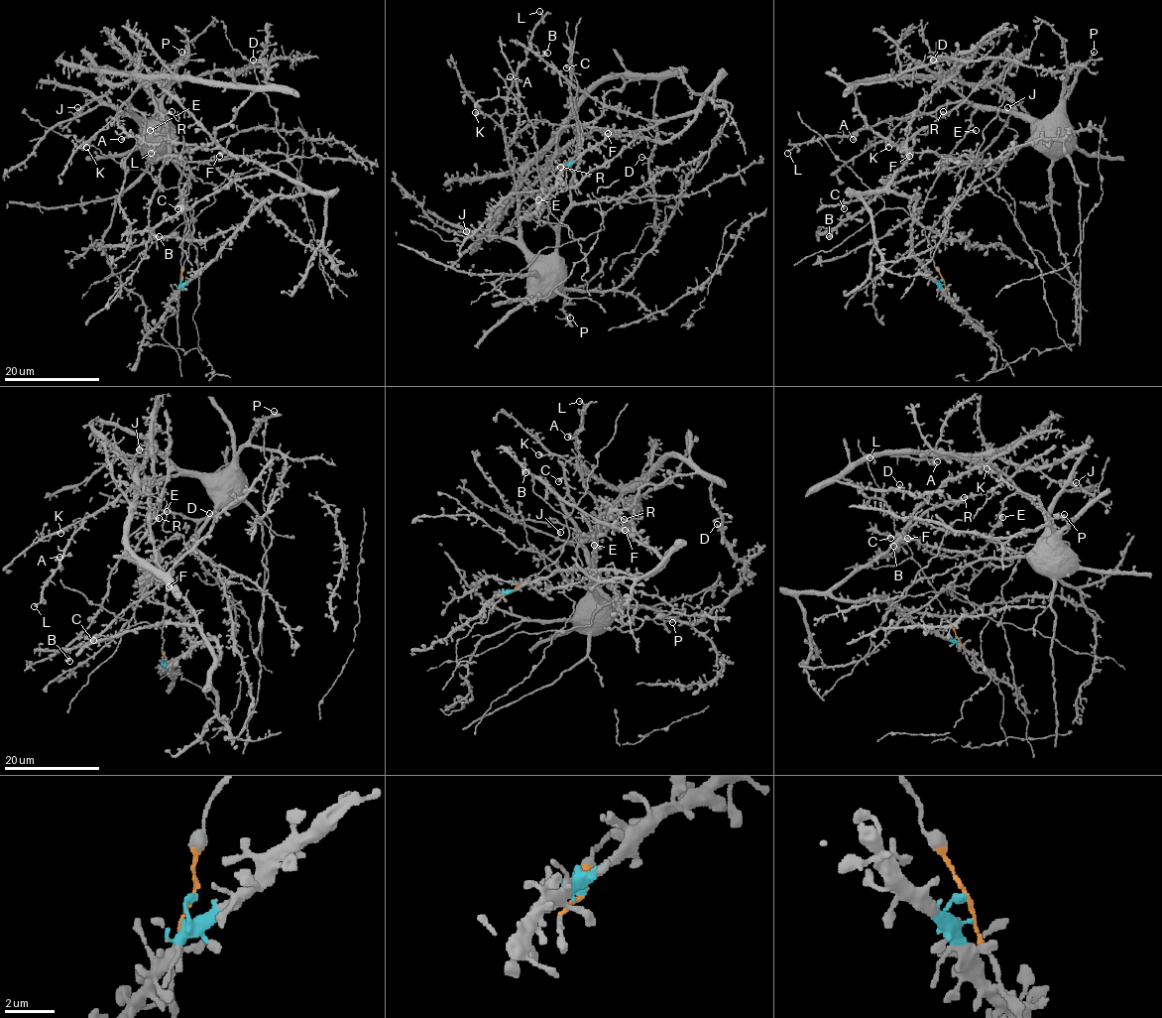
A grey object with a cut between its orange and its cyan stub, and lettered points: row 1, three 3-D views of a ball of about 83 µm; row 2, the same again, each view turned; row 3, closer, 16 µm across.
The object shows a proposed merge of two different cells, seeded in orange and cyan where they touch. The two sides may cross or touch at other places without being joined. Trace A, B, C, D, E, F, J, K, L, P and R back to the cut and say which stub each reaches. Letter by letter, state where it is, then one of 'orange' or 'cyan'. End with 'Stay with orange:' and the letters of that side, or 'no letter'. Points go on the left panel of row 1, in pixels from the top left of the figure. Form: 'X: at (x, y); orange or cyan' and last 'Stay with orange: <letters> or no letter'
A: at (121, 139); orange
B: at (159, 236); cyan
C: at (177, 208); orange
D: at (253, 60); cyan
E: at (150, 130); orange
F: at (219, 156); cyan
J: at (77, 107); orange
K: at (86, 147); orange
L: at (151, 153); orange
P: at (181, 52); orange
R: at (172, 111); cyan
Stay with orange: A, C, E, J, K, L, P

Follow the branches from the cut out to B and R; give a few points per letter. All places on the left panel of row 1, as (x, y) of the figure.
B: (181, 280), (204, 268), (268, 200), (305, 189), (273, 172), (238, 178), (163, 220), (151, 232), (159, 236)
R: (181, 280), (204, 268), (268, 200), (305, 189), (221, 149), (175, 143), (164, 119), (172, 111)

